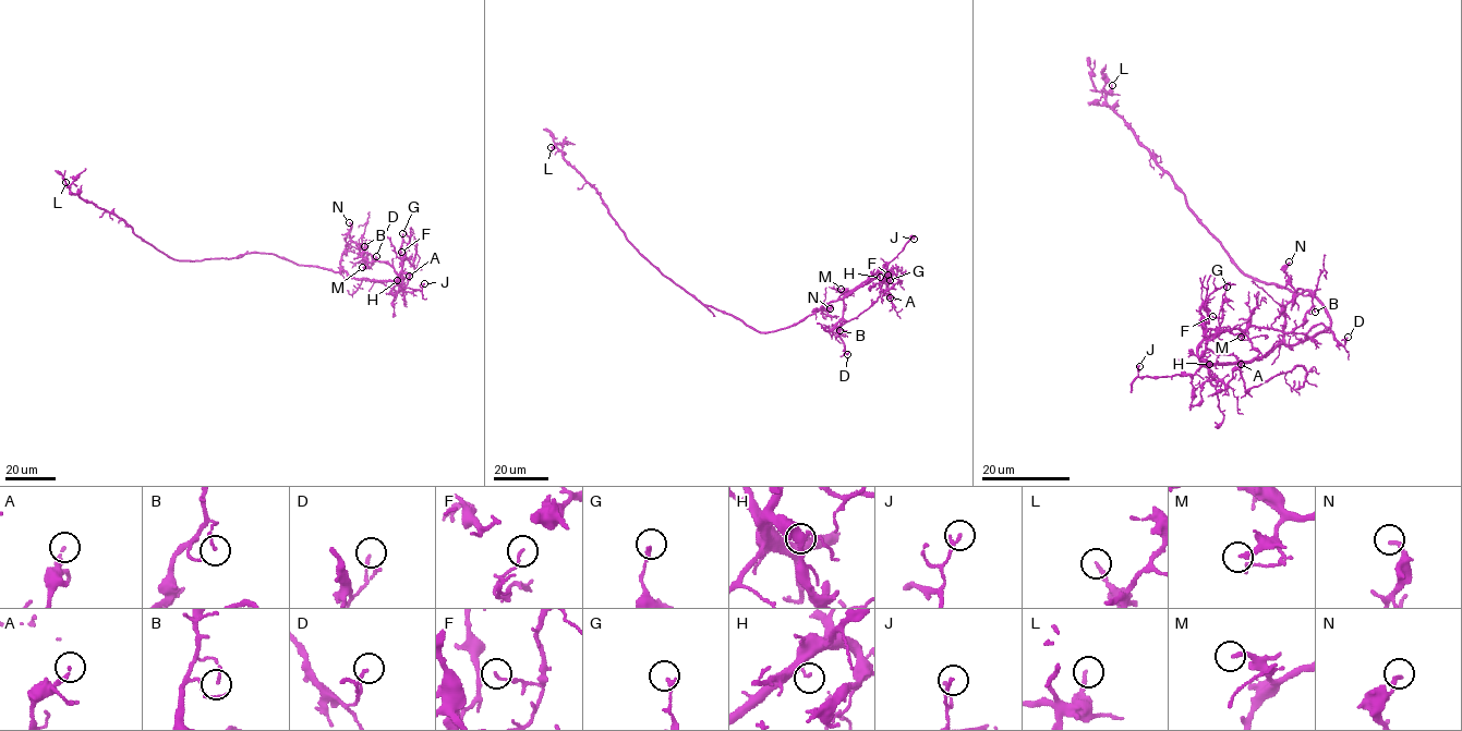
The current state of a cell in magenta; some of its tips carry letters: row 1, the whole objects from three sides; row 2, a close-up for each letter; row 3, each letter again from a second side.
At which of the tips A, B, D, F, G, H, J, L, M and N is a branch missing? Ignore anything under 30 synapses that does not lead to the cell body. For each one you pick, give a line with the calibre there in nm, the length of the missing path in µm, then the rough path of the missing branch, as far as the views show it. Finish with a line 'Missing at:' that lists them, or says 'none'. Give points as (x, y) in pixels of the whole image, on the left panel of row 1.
Missing at: none

